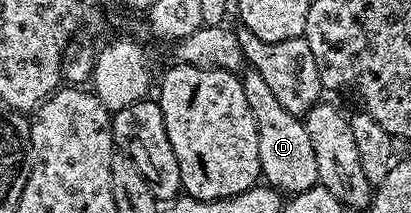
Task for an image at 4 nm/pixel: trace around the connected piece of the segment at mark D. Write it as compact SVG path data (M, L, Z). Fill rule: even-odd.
M244 70L241 86L243 95L247 95L247 107L251 107L251 115L257 124L259 163L264 184L285 195L296 195L314 189L319 184L319 166L315 163L315 151L311 148L311 138L305 130L304 120L285 110L279 99L275 99L275 94L267 88L263 75L255 70Z

